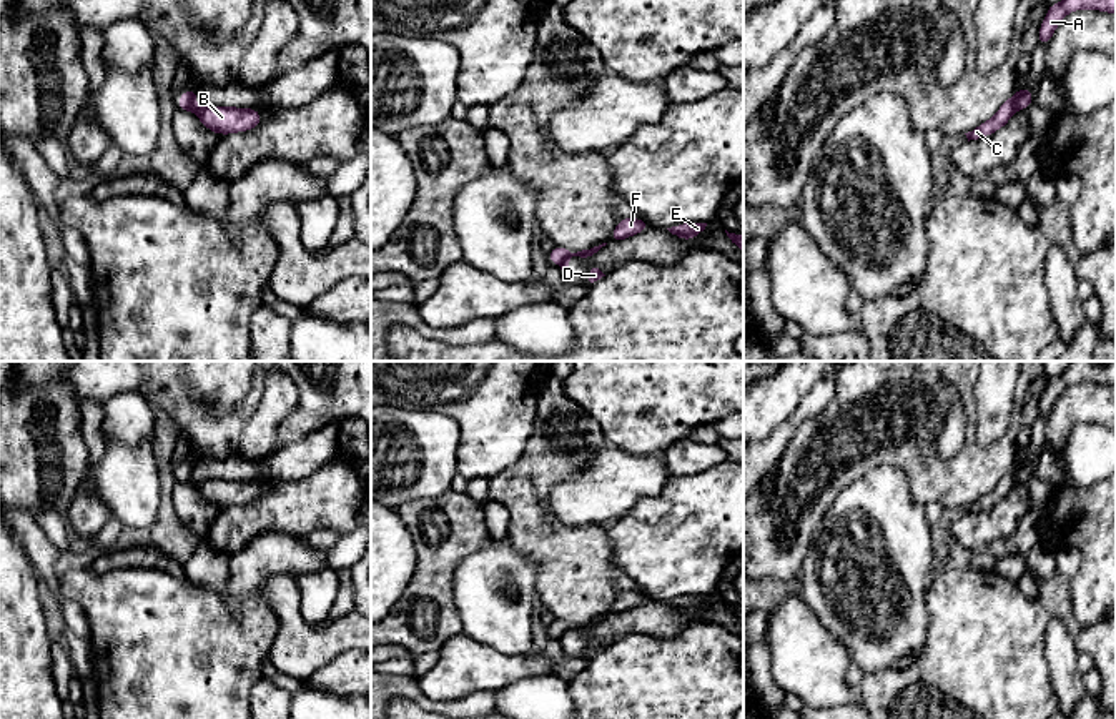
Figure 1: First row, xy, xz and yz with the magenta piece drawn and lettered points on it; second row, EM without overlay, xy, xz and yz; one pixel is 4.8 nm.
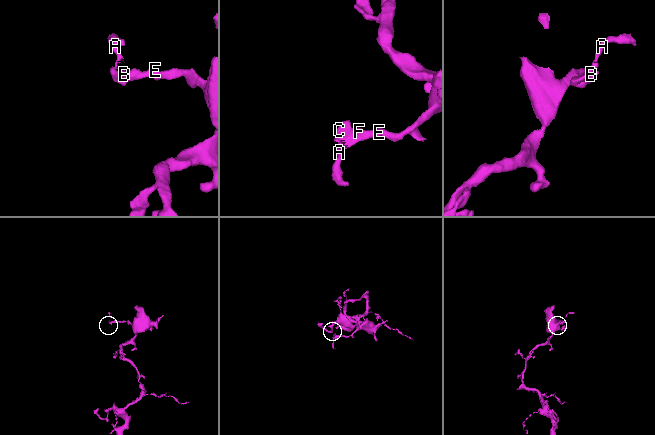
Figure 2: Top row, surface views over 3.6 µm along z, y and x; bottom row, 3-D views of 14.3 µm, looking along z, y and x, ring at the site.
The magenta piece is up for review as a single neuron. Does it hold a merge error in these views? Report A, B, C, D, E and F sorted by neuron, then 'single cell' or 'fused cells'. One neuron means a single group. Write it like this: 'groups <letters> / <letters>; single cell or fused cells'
groups A / B C D E F; fused cells

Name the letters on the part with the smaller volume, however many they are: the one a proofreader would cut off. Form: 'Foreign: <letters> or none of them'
Foreign: A

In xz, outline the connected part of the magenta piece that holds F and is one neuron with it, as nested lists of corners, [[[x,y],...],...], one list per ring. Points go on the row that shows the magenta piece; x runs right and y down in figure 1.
[[[620,218],[619,225],[612,231],[610,241],[620,241],[630,238],[644,230],[650,228],[642,218]]]

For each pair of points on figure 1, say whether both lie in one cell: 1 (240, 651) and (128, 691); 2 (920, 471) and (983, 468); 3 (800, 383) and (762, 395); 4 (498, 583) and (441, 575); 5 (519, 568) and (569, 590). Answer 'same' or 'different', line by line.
1: same
2: same
3: same
4: different
5: different

